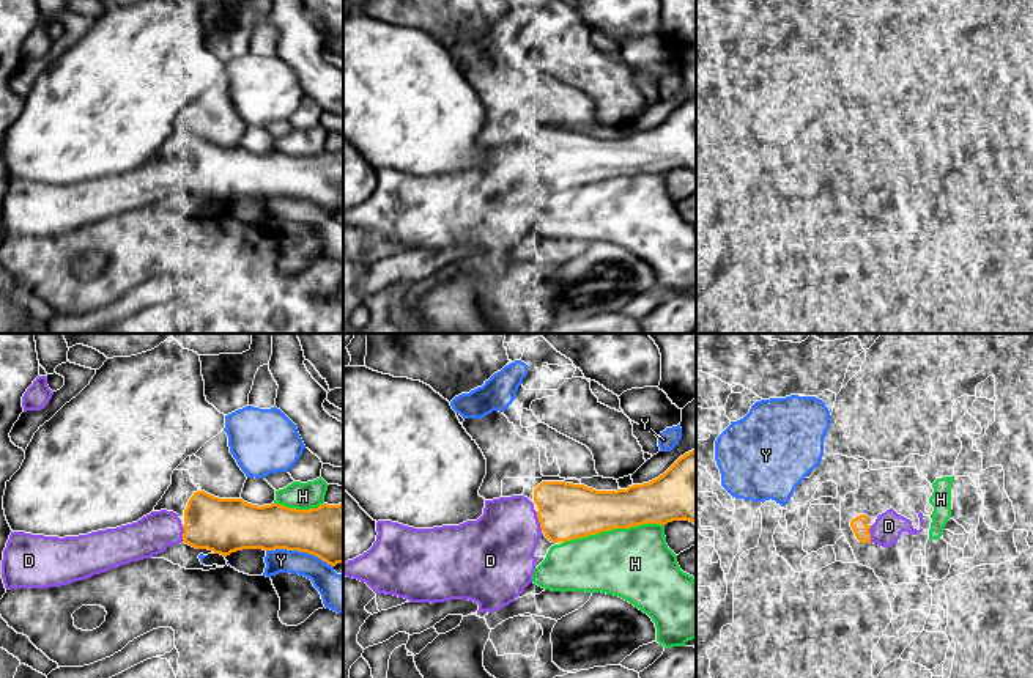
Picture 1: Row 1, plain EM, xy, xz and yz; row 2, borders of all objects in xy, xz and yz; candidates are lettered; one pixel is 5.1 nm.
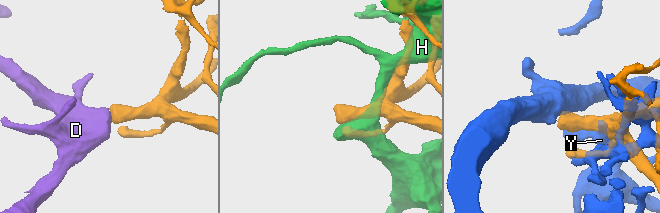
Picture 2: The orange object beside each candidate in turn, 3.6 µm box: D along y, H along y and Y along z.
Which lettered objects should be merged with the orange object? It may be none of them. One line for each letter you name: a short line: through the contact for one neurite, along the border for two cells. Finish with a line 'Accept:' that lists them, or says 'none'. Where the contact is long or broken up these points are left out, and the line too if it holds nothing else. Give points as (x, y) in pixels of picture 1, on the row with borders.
Accept: D

